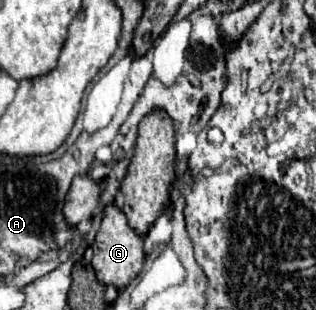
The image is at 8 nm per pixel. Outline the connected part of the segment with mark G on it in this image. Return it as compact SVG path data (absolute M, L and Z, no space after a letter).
M110 205L104 209L104 219L100 225L100 231L94 239L92 245L94 251L94 259L92 259L92 267L96 271L96 277L102 285L114 285L118 291L126 289L130 285L130 281L134 277L138 277L138 273L142 271L144 265L144 241L132 231L132 227L126 221L126 215L116 207Z

